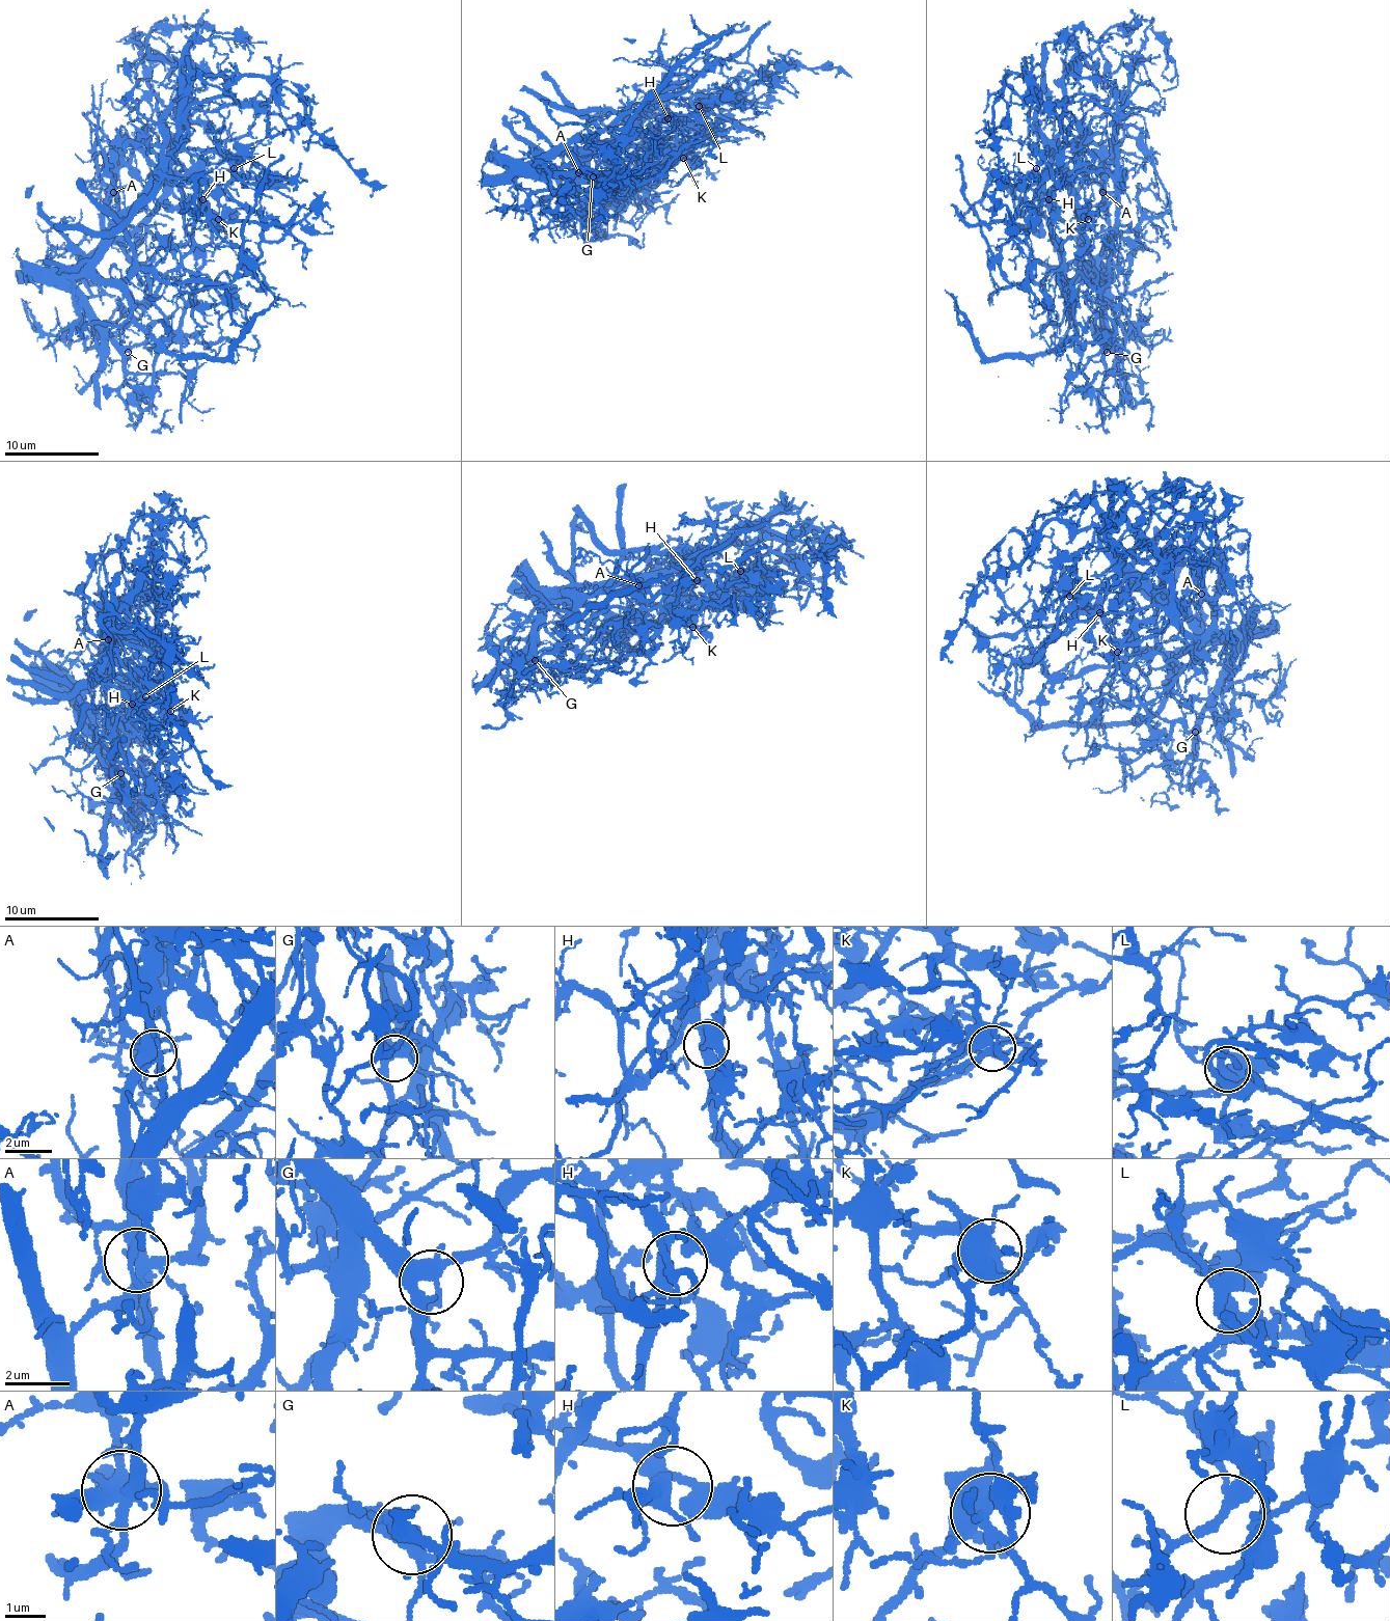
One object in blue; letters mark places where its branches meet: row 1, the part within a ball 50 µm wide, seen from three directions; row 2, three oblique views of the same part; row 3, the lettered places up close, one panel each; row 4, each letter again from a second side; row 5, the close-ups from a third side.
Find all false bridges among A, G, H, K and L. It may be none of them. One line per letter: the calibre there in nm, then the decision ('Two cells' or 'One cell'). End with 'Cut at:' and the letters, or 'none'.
A: Thickness 440 nm. Two cells
G: Thickness 400 nm. One cell
H: Thickness 320 nm. One cell
K: Thickness 420 nm. Two cells
L: Thickness 340 nm. One cell
Cut at: A, K

